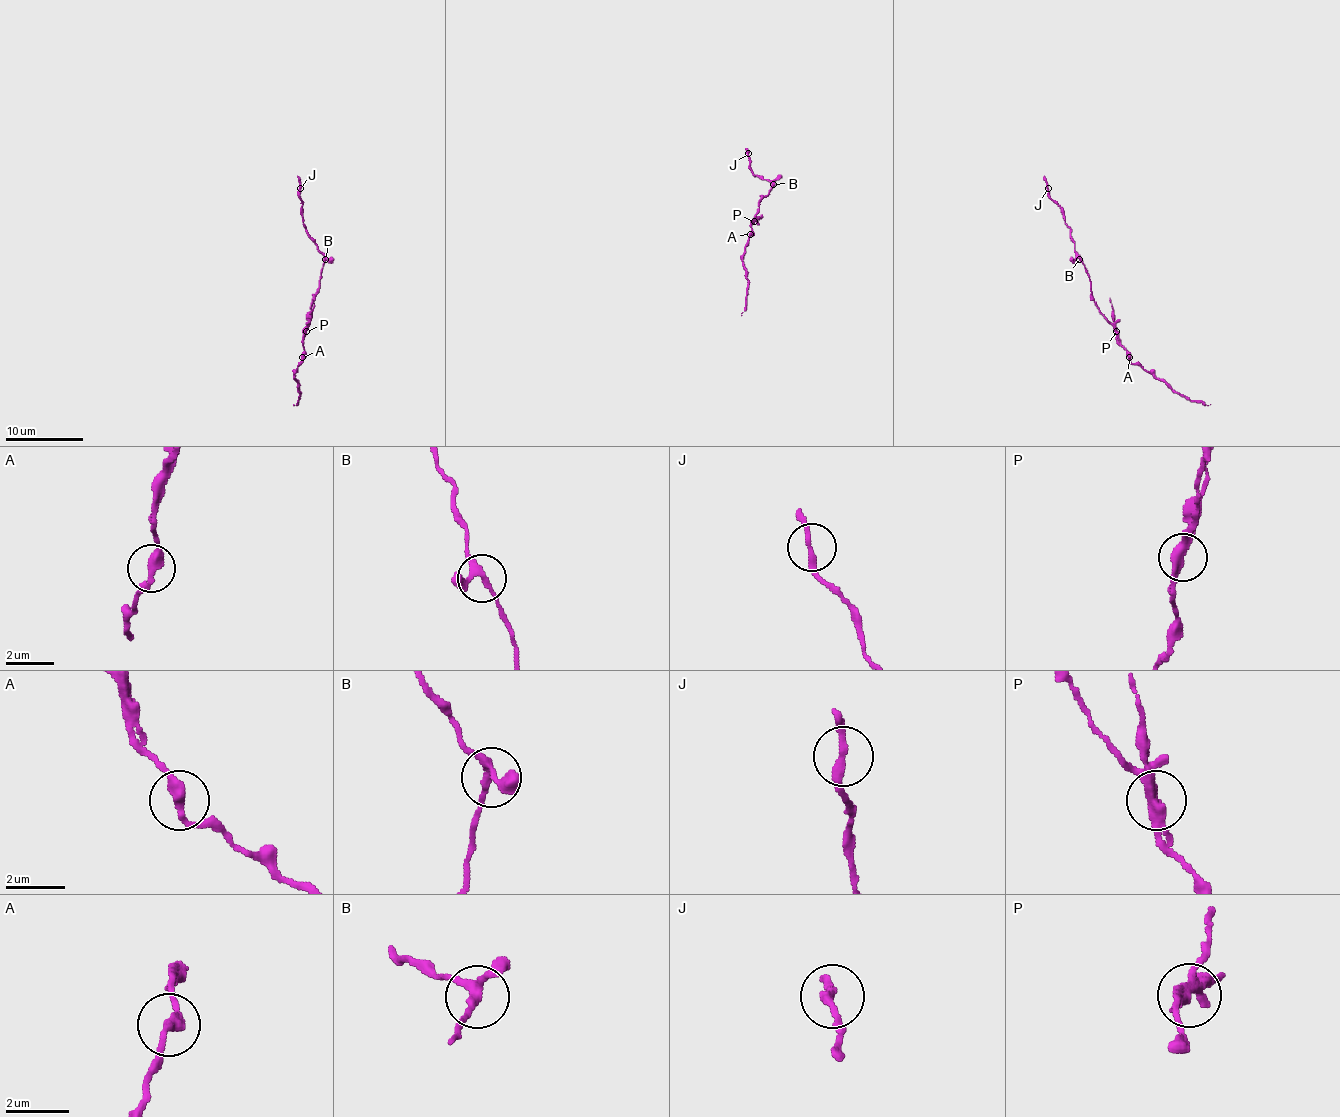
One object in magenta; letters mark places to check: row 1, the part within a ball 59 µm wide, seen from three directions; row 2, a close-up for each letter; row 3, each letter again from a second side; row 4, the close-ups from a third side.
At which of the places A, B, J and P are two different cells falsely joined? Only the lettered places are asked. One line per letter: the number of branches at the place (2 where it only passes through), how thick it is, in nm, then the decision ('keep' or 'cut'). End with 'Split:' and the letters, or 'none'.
A: 2 | 320 nm | keep
B: 3 | 220 nm | keep
J: 2 | 260 nm | keep
P: 3 | 320 nm | cut
Split: P

